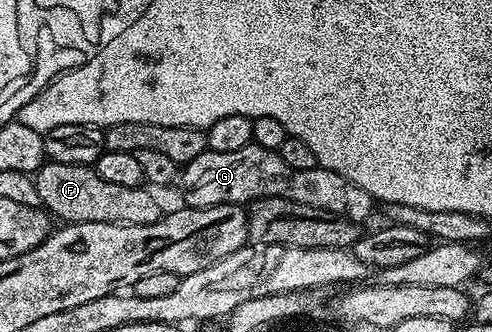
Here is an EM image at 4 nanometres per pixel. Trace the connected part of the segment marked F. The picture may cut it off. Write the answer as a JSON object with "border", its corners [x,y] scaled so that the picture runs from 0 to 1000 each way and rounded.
{"border":[[[104,482],[85,497],[75,518],[67,521],[73,548],[73,584],[81,584],[81,617],[102,642],[104,654],[136,675],[154,669],[220,669],[222,675],[274,675],[293,681],[317,669],[333,645],[333,627],[321,617],[321,602],[311,590],[315,581],[303,563],[291,560],[242,560],[230,548],[217,548],[203,536],[203,524],[179,494],[140,494],[138,488],[114,488]]]}

